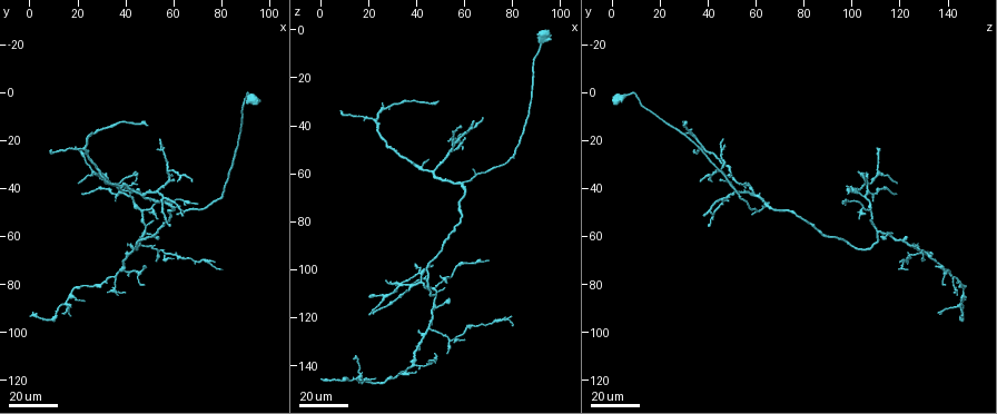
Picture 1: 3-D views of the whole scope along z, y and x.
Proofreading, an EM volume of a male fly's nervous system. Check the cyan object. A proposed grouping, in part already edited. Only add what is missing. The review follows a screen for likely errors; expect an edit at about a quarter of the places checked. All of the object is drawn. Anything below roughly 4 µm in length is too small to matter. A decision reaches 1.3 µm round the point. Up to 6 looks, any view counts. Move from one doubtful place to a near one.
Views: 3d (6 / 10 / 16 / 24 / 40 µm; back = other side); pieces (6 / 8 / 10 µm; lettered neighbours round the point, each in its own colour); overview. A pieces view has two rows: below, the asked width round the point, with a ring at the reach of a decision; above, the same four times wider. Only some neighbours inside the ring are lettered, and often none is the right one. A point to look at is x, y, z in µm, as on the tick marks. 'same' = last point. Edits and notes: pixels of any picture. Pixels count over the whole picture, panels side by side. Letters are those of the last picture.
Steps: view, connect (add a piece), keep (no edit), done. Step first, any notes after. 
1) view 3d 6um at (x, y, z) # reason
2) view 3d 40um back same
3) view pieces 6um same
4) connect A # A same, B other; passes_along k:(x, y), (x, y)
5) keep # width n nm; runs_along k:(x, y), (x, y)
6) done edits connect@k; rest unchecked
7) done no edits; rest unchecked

view 3d 40um at (68, 36, 37)

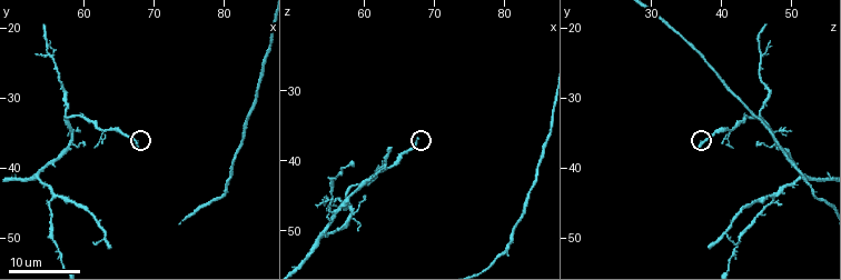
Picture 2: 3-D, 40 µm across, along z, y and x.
view pieces 6um at (68.0, 37.0, 37.0)

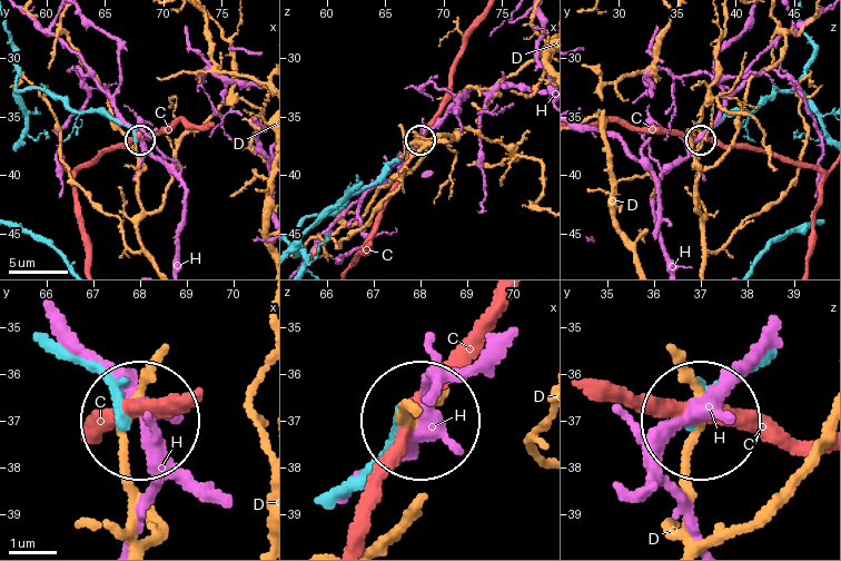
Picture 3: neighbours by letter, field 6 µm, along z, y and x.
keep # width 210 nm; C other, D other, H other; runs_along 3:(18, 91), (39, 89), (72, 109), (105, 110), (137, 139); no lettered piece goes on from it

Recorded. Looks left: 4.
view 3d 16um at (63.5, 51.5, 38.5) # end of a long branch

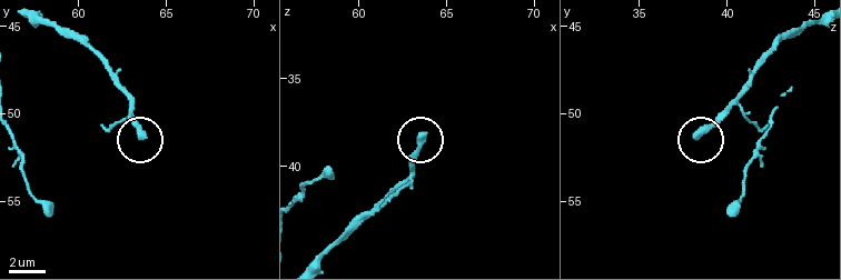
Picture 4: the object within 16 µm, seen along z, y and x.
view pieces 10um at (63.7, 51.5, 38.4)

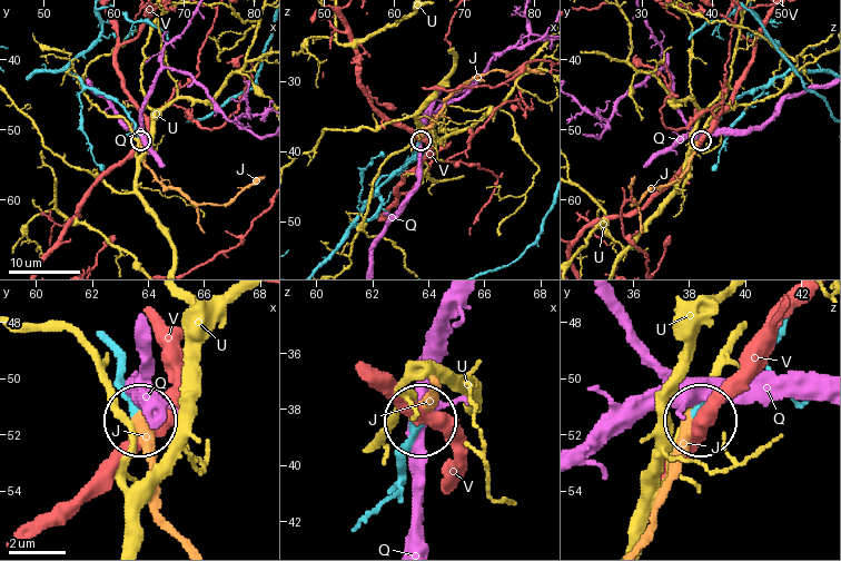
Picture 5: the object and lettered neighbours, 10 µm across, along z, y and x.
connect J # J same, Q other, U other, V other; the neuron continues

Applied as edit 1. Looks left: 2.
done edits connect@5; rest unchecked

